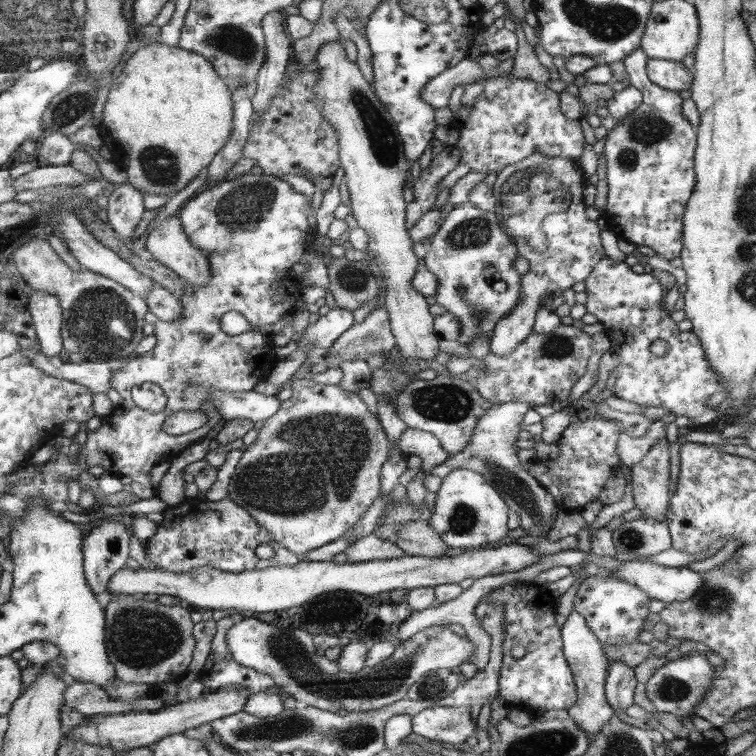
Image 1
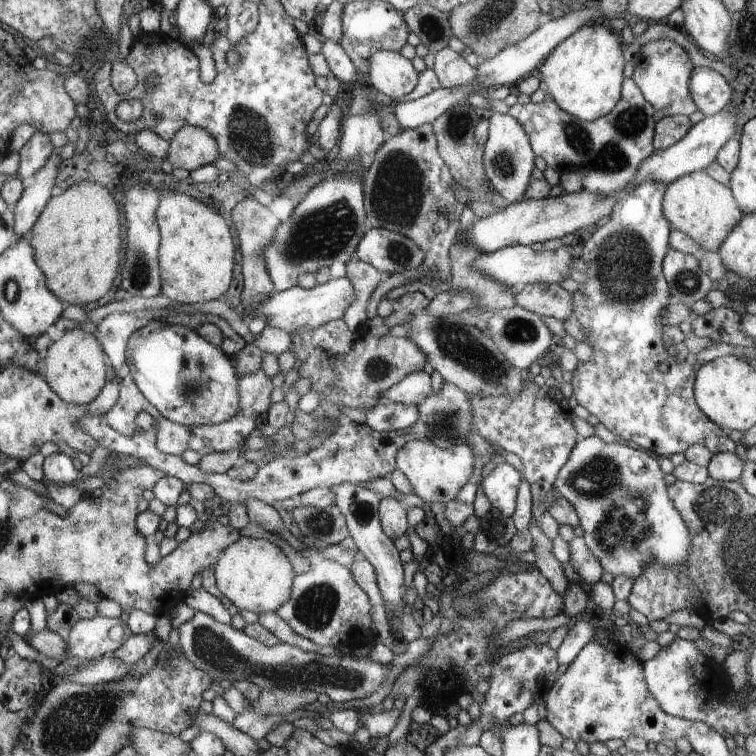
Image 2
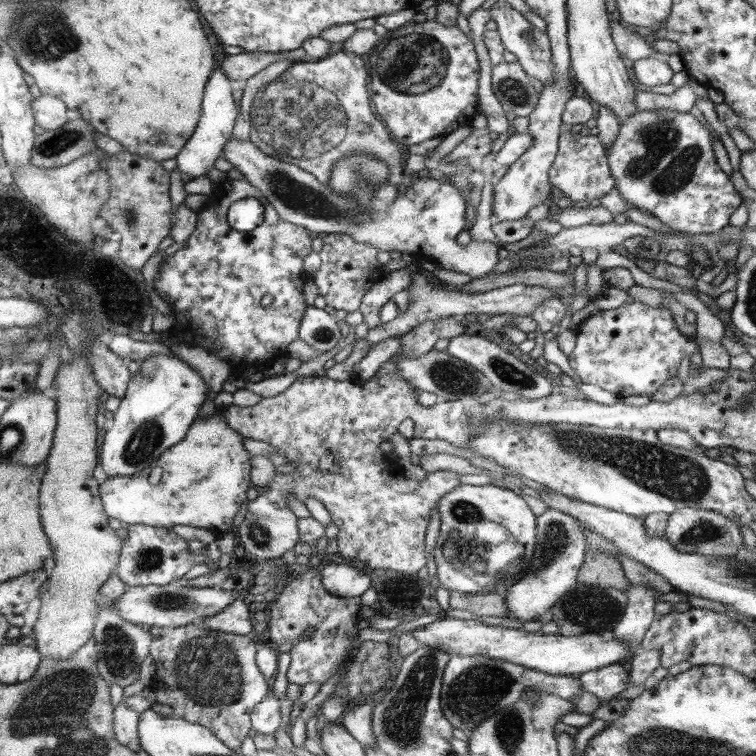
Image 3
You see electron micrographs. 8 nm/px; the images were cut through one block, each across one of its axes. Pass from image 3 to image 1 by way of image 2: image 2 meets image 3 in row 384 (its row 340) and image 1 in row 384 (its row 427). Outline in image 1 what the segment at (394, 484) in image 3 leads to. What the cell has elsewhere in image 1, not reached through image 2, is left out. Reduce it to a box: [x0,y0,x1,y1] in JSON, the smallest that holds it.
[227,376,392,555]

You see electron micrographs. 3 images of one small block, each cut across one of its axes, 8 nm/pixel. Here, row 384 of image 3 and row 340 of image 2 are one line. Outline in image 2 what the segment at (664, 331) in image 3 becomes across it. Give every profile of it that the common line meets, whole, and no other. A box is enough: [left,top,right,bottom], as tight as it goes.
[572,181,737,457]

